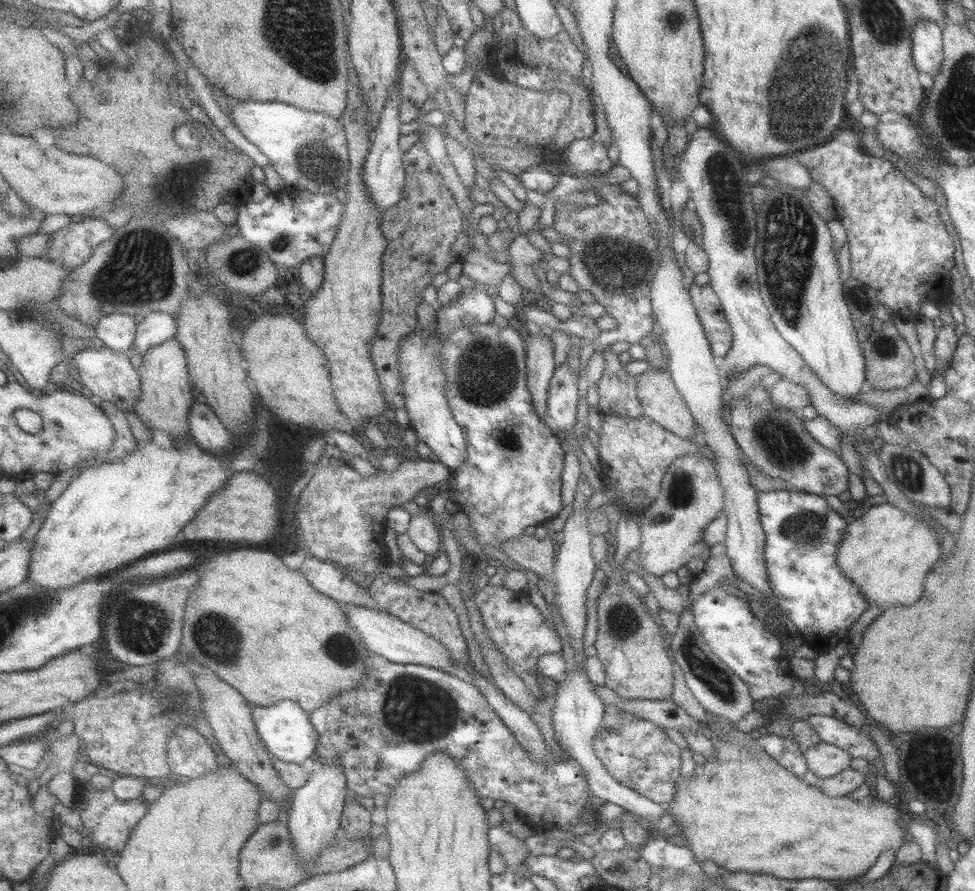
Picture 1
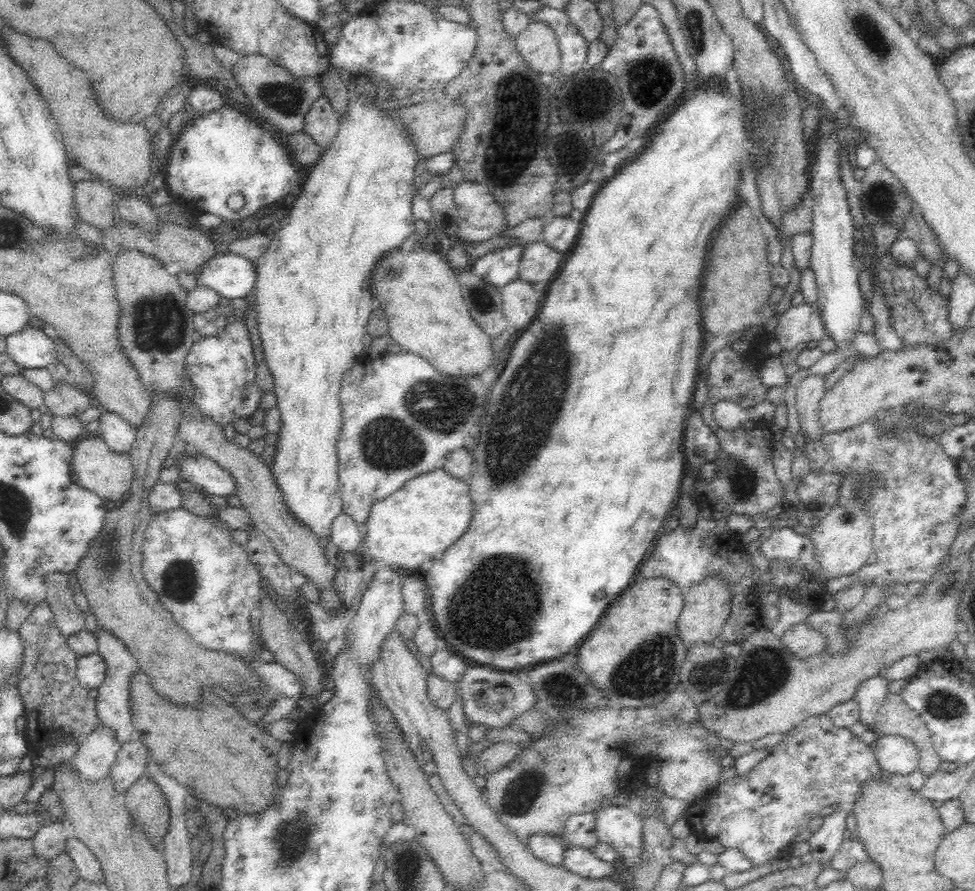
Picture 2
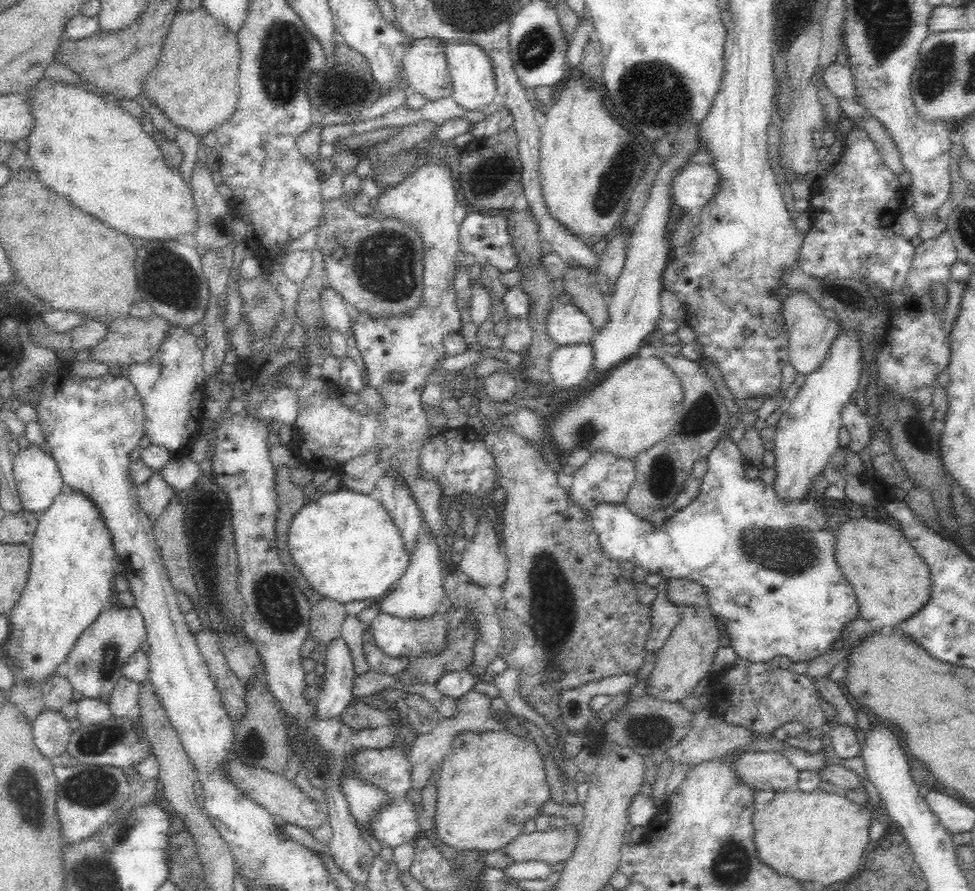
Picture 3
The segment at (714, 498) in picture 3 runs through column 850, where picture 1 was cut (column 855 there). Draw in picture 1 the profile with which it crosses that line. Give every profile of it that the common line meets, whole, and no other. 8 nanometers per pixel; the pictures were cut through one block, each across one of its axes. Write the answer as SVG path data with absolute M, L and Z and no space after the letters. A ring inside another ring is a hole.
M758 491L756 505L760 525L764 532L764 560L766 573L776 605L784 612L789 622L801 632L803 642L817 654L826 653L845 640L848 628L869 607L858 586L842 574L836 566L838 542L844 535L845 519L831 509L823 497L801 491Z

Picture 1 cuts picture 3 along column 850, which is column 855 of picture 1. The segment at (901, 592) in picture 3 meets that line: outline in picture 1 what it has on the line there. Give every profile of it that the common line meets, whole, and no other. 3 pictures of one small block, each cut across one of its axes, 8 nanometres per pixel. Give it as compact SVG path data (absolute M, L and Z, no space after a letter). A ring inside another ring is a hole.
M888 502L873 505L863 514L855 514L855 518L846 524L844 535L838 542L836 566L858 586L869 607L878 606L884 610L886 607L913 604L923 592L923 579L931 571L931 565L941 559L940 540L934 534L939 527L937 522L925 524Z

